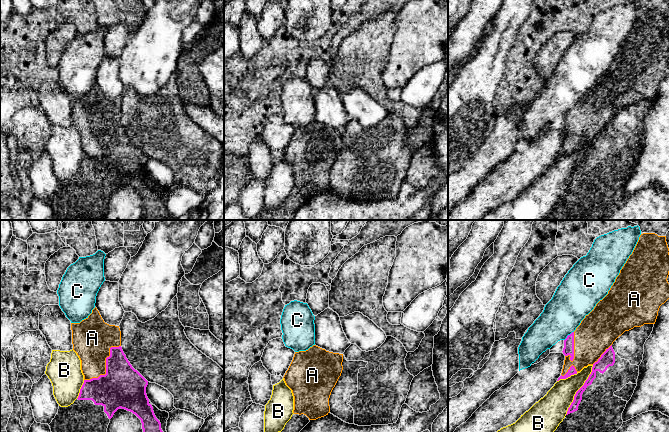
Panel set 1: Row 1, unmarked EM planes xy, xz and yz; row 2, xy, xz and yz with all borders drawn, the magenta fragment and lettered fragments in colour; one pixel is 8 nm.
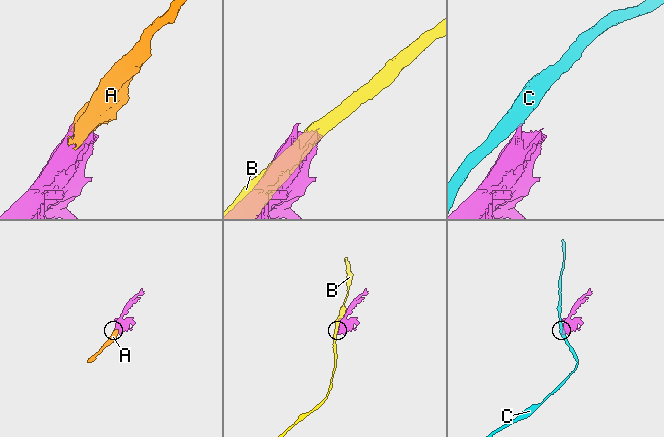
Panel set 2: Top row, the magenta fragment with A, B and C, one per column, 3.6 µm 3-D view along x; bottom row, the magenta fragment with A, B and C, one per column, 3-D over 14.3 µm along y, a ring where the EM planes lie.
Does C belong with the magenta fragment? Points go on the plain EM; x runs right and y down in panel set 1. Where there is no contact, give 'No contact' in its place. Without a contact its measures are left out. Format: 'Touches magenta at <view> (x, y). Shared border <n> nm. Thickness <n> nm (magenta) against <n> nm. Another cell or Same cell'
Touches magenta at yz (568, 111). Shared border 110 nm. Thickness 90 nm (magenta) against 300 nm. Another cell

